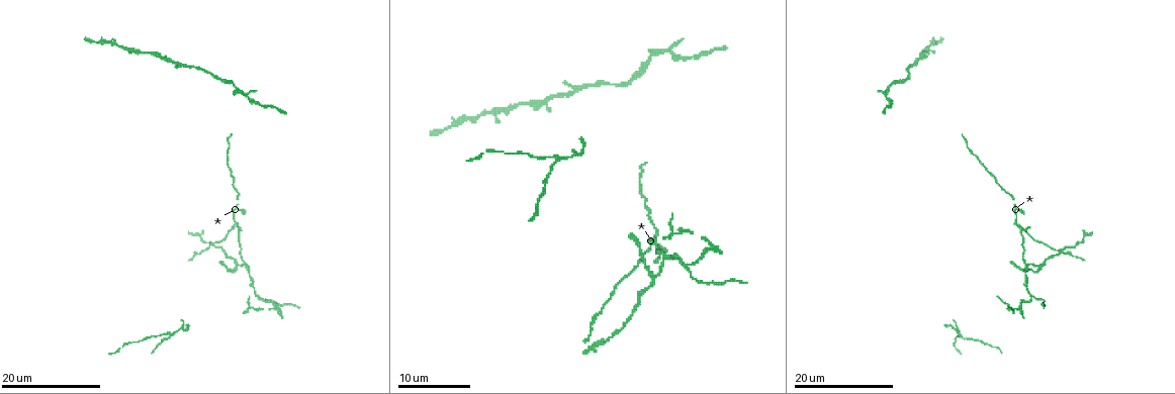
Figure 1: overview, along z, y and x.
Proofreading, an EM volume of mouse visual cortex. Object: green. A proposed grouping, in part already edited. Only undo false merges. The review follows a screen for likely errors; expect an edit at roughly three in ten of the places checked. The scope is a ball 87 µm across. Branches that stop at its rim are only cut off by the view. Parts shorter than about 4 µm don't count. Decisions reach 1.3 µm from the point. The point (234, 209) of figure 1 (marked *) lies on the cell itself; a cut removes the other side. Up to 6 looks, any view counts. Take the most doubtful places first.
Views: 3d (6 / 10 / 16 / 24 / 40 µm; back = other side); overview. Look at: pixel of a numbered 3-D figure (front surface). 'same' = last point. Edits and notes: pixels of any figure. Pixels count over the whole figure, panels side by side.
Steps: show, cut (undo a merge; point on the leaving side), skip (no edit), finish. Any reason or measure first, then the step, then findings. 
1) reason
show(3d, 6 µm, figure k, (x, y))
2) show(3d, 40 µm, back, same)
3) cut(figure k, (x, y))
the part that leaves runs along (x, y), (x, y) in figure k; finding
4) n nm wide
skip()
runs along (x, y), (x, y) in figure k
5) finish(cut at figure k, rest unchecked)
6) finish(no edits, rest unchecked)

arms part here
show(3d, 24 µm, figure 1, (960, 334))

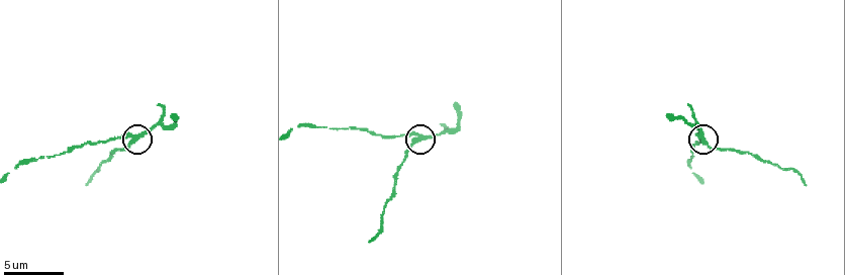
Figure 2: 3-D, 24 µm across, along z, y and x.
show(3d, 6 µm, figure 2, (413, 141))

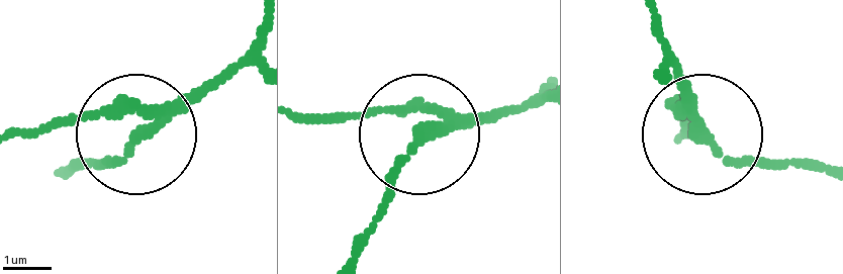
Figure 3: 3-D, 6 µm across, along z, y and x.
3 arms
cut(figure 3, (126, 149))
the part that leaves runs along (168, 114), (123, 154), (79, 166) in figure 3; two cells meet here

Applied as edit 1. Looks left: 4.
show(overview)

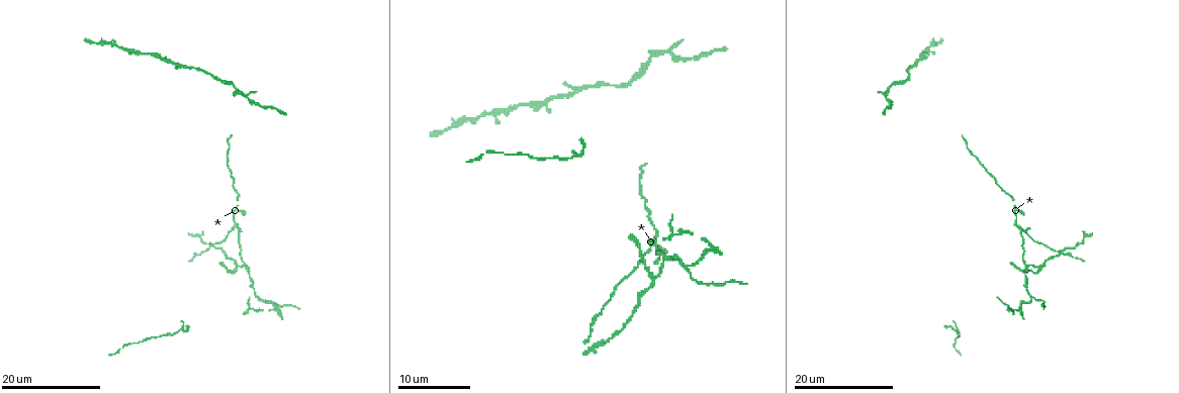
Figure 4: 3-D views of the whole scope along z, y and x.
a fork
show(3d, 24 µm, figure 4, (1030, 299))

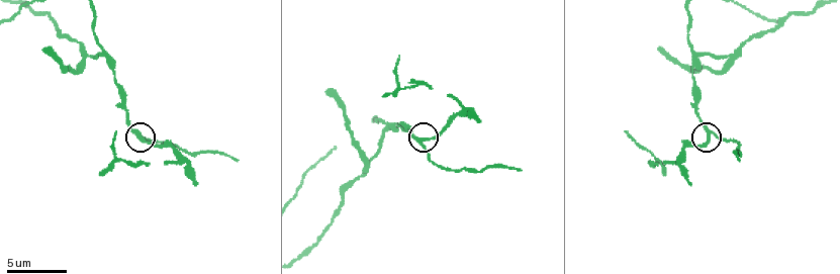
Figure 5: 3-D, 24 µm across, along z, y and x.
show(3d, 10 µm, figure 5, (138, 134))

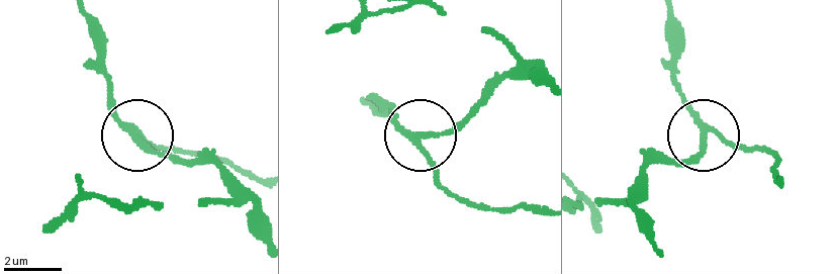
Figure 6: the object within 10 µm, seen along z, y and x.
side arm 11 µm; 3 arms
skip()
continuous, no second cell

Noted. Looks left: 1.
finish(cut at figure 3, rest unchecked)

